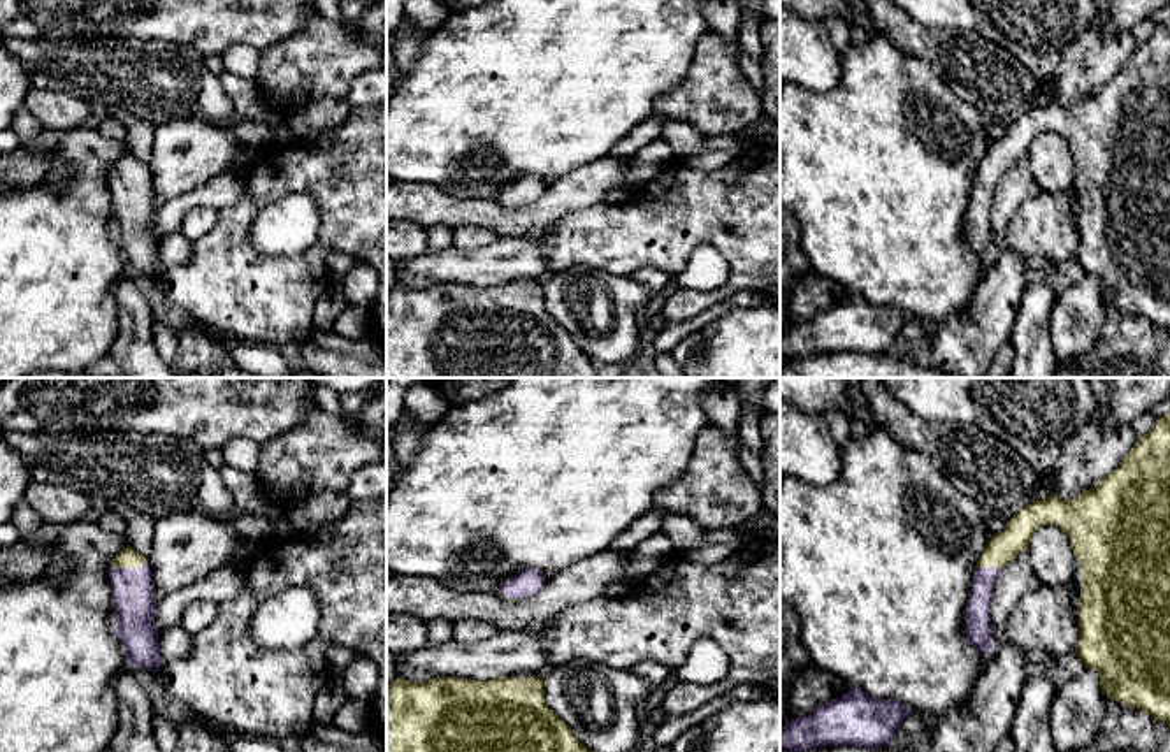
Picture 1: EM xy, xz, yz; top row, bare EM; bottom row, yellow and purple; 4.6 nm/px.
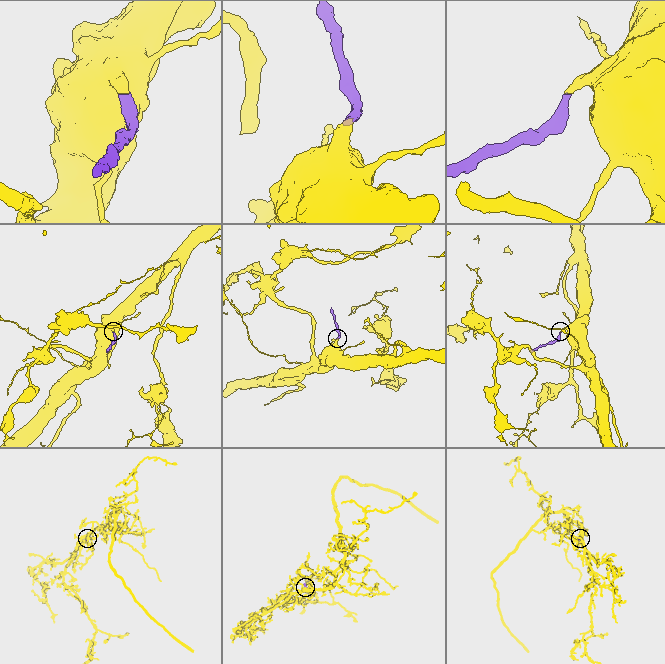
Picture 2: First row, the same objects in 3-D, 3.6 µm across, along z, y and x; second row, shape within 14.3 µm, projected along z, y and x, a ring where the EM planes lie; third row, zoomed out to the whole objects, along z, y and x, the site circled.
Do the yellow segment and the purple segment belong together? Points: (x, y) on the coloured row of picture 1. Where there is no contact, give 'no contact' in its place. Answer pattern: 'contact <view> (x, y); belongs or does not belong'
contact xy (129, 566); belongs

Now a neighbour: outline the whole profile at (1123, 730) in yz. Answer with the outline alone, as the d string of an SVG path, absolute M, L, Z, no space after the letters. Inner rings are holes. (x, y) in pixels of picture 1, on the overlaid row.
M1105 692L1103 719L1091 745L1077 752L1170 752L1170 727Z

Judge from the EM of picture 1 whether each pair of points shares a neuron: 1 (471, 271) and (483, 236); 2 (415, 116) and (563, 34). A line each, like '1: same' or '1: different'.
1: different
2: same

